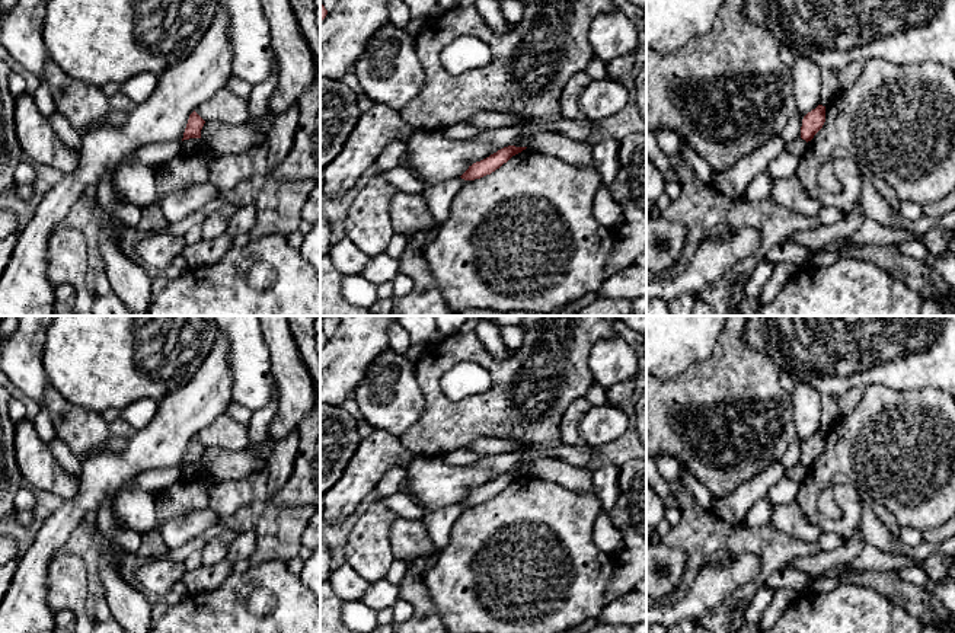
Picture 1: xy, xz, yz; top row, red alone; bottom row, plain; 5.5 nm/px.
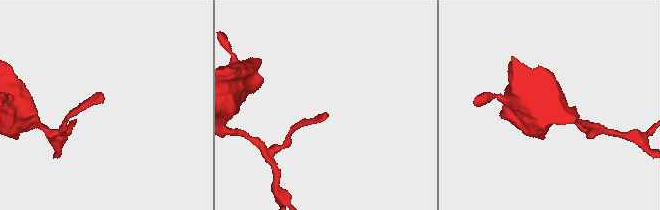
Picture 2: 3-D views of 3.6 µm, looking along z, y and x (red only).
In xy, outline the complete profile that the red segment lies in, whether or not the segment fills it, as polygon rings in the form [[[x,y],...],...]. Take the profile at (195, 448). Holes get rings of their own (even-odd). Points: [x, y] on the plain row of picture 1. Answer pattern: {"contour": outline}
{"contour": [[[194,437],[189,441],[185,458],[183,458],[183,466],[189,466],[189,464],[201,464],[201,455],[204,453],[205,447]]]}

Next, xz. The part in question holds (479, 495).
{"contour": [[[515,471],[504,473],[496,479],[491,480],[489,483],[469,492],[469,495],[460,503],[464,506],[475,506],[486,501],[491,501],[492,498],[499,495],[504,489],[507,489],[512,482],[521,479],[526,474],[527,473],[515,473]]]}

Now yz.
{"contour": [[[818,431],[815,435],[808,438],[802,445],[801,464],[807,469],[823,454],[825,448],[825,432]]]}

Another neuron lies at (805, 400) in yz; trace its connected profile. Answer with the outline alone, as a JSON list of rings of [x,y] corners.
[[[796,381],[790,397],[796,439],[780,455],[780,464],[786,470],[801,464],[804,442],[821,431],[821,394],[811,384]]]

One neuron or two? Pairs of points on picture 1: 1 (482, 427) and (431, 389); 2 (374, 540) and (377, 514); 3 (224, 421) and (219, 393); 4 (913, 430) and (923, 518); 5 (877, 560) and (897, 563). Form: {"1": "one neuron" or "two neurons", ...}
{"1": "one neuron", "2": "one neuron", "3": "two neurons", "4": "one neuron", "5": "one neuron"}

